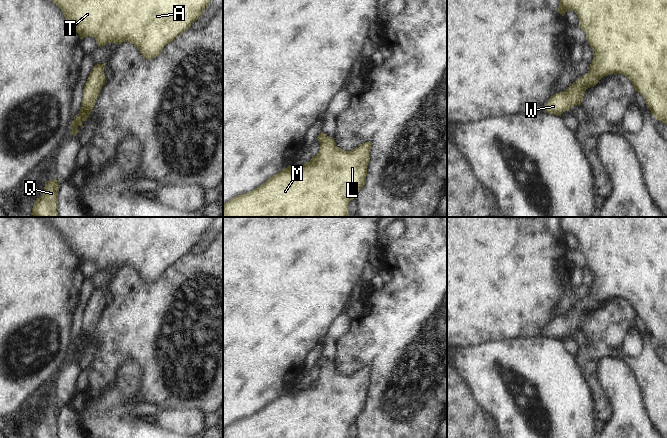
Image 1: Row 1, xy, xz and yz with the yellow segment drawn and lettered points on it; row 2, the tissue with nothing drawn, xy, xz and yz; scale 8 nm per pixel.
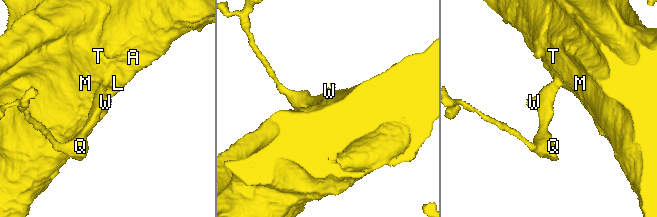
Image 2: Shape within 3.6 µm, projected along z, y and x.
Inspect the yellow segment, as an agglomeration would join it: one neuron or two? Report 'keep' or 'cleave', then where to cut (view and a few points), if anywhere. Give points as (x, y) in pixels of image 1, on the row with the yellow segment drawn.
keep; cut none

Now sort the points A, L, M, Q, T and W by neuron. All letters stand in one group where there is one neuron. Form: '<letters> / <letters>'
A L M Q T W

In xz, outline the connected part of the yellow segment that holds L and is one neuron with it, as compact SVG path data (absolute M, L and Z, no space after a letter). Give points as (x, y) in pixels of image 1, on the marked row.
M319 133L320 149L316 156L299 168L290 165L246 194L223 204L223 217L347 217L347 207L365 185L371 142L351 151L336 146L332 137Z

